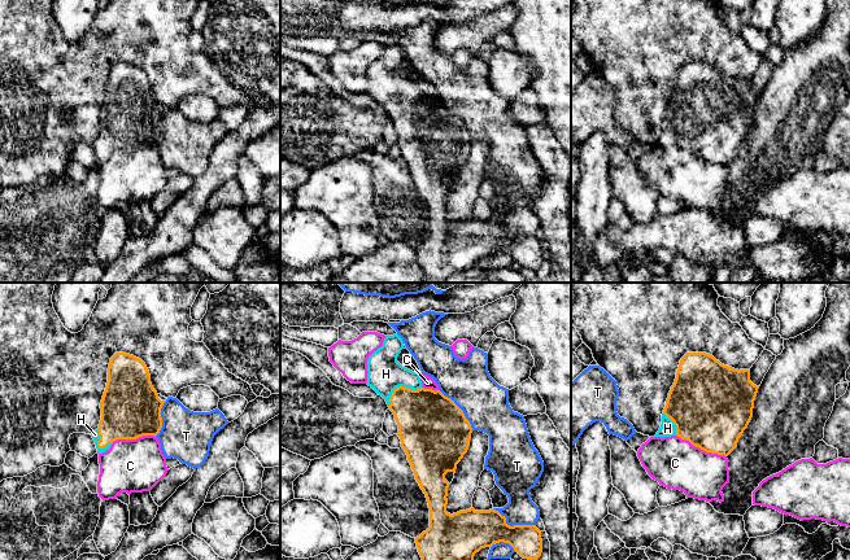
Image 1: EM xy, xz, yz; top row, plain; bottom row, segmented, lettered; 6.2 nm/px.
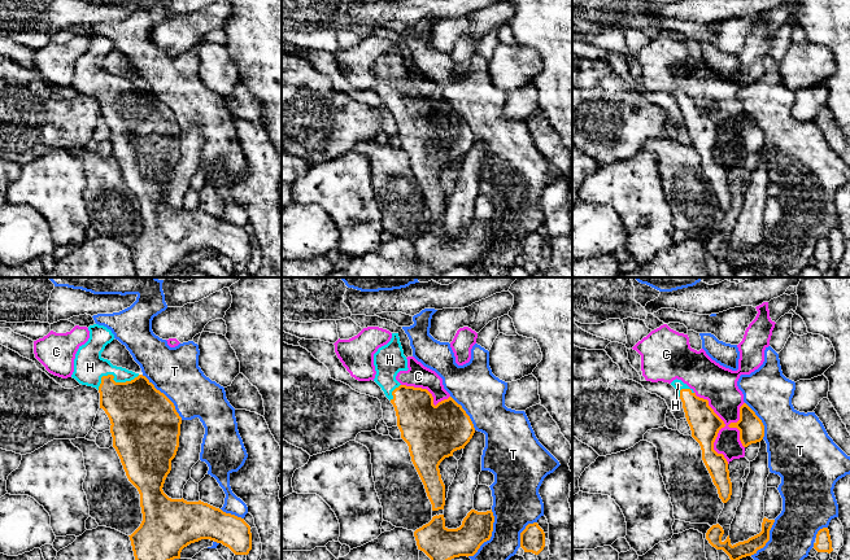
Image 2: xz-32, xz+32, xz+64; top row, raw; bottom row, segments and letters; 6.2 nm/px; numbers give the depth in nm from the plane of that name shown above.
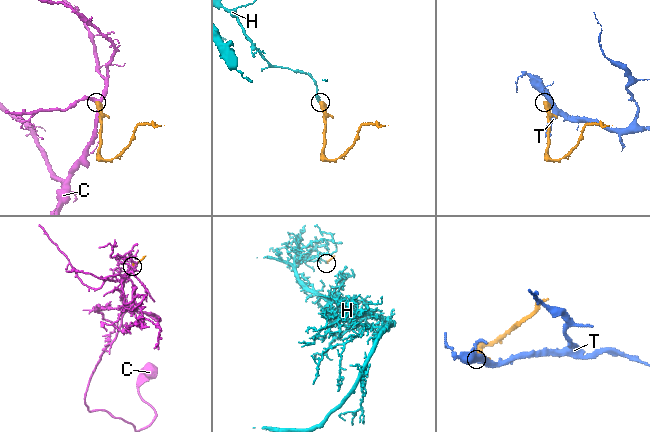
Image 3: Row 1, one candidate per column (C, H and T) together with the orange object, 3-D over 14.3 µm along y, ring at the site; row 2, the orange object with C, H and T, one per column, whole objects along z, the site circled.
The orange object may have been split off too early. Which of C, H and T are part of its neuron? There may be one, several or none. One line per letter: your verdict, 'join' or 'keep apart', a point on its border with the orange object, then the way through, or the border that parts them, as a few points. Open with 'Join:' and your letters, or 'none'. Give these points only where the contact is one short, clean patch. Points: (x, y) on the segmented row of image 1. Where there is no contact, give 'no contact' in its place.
Join: H
C: keep apart | yz (701, 449)
H: join | xz (399, 386) | across xz (424, 418), (408, 401), (399, 386), (386, 373)
T: keep apart | xz (511, 526)

